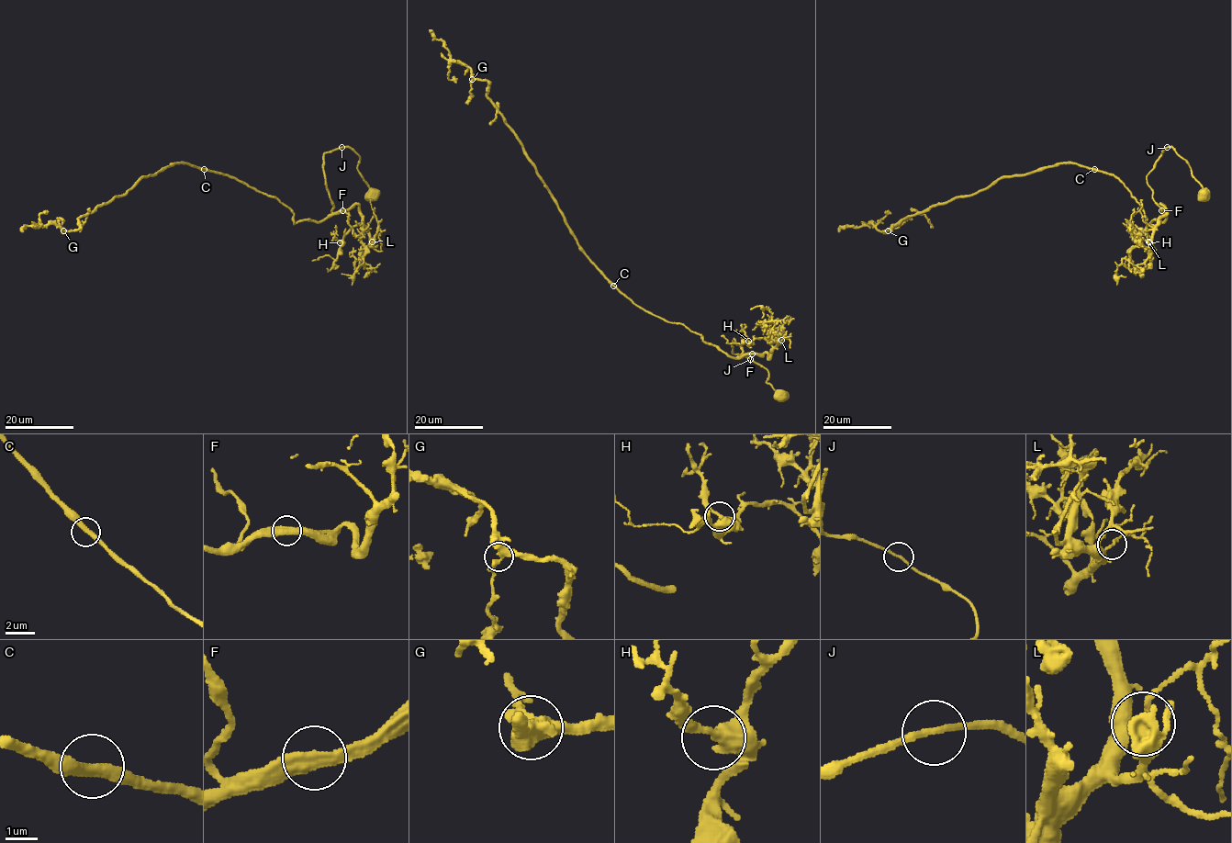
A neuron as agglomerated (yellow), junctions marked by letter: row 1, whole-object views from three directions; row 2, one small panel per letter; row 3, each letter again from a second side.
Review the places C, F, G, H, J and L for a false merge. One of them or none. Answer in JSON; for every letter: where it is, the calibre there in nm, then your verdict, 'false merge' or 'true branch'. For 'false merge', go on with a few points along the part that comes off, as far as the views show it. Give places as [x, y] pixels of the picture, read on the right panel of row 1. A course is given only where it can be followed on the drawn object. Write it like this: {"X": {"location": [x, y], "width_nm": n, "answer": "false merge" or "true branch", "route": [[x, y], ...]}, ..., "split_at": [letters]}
{"C": {"location": [1094, 169], "width_nm": 360, "answer": "true branch"}, "F": {"location": [1161, 210], "width_nm": 440, "answer": "true branch"}, "G": {"location": [888, 230], "width_nm": 440, "answer": "true branch"}, "H": {"location": [1149, 242], "width_nm": 400, "answer": "true branch"}, "J": {"location": [1167, 147], "width_nm": 180, "answer": "true branch"}, "L": {"location": [1148, 241], "width_nm": 240, "answer": "true branch"}, "split_at": []}

